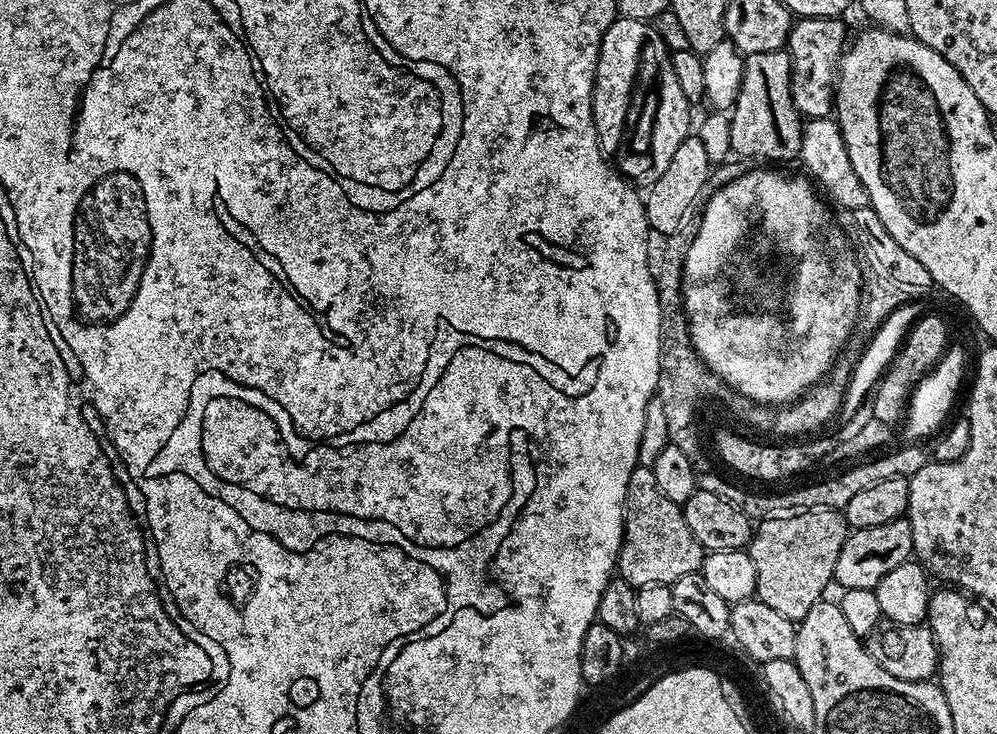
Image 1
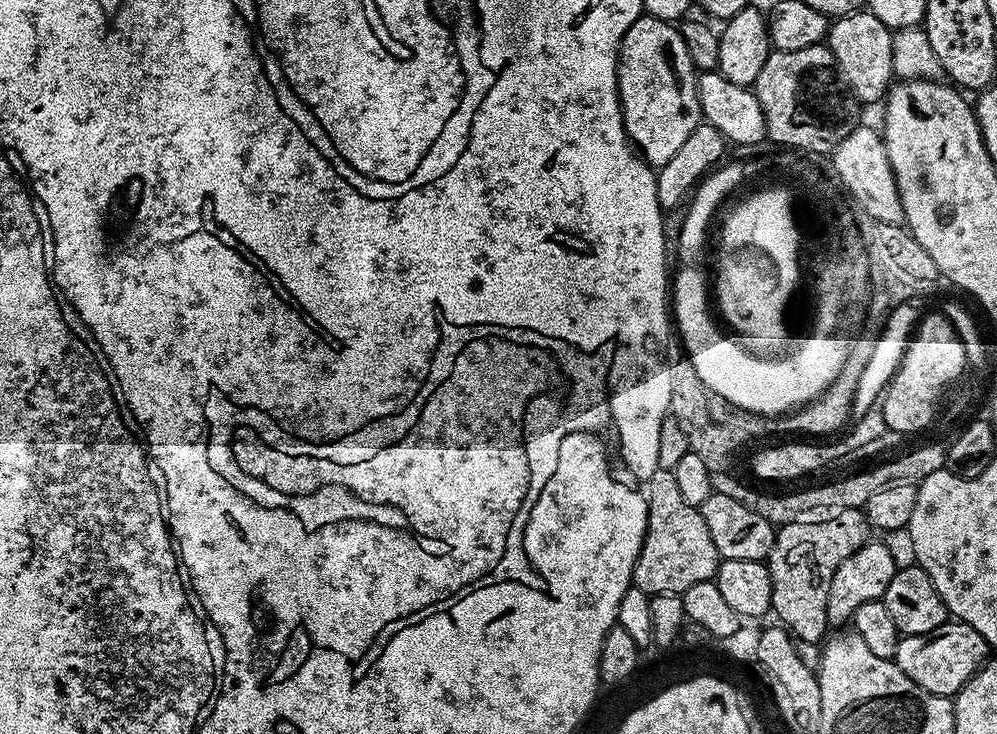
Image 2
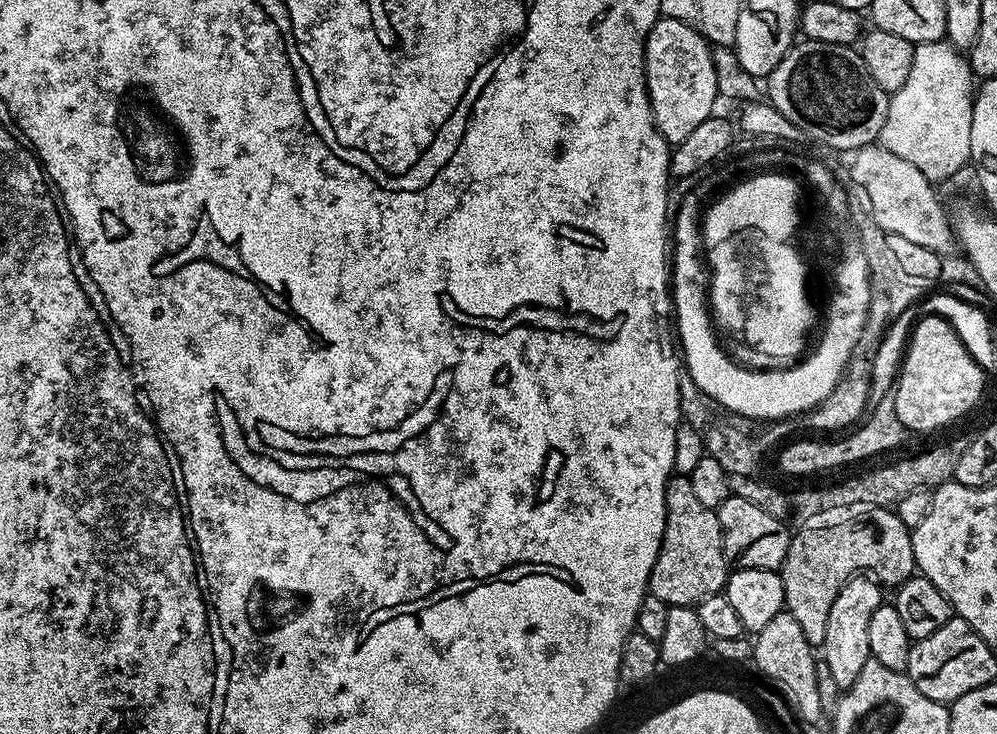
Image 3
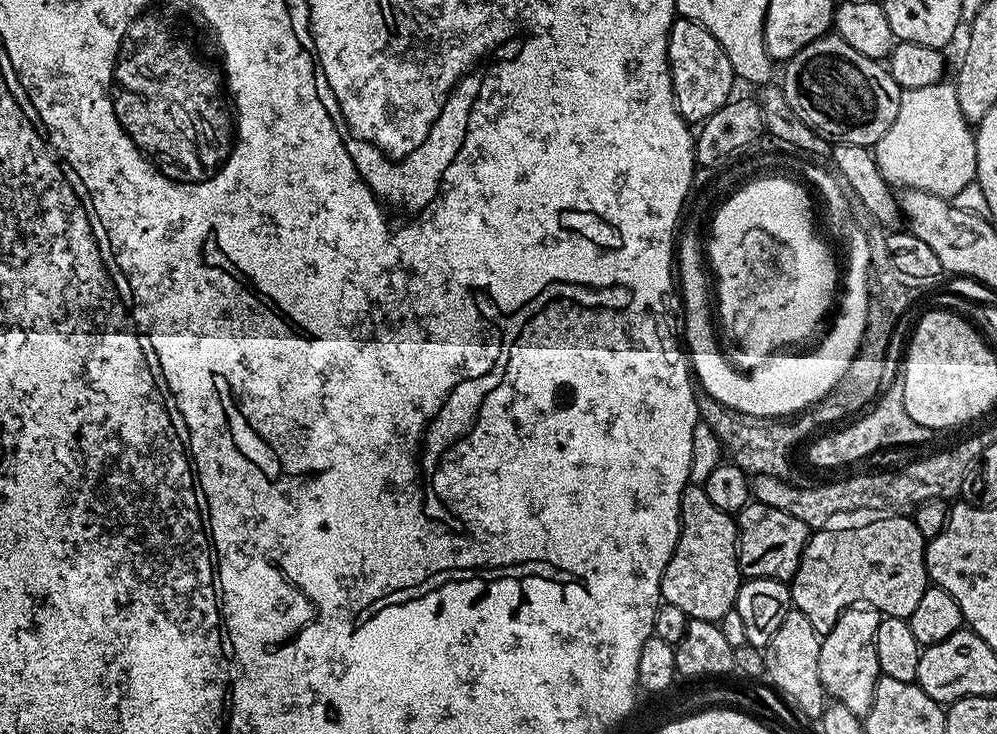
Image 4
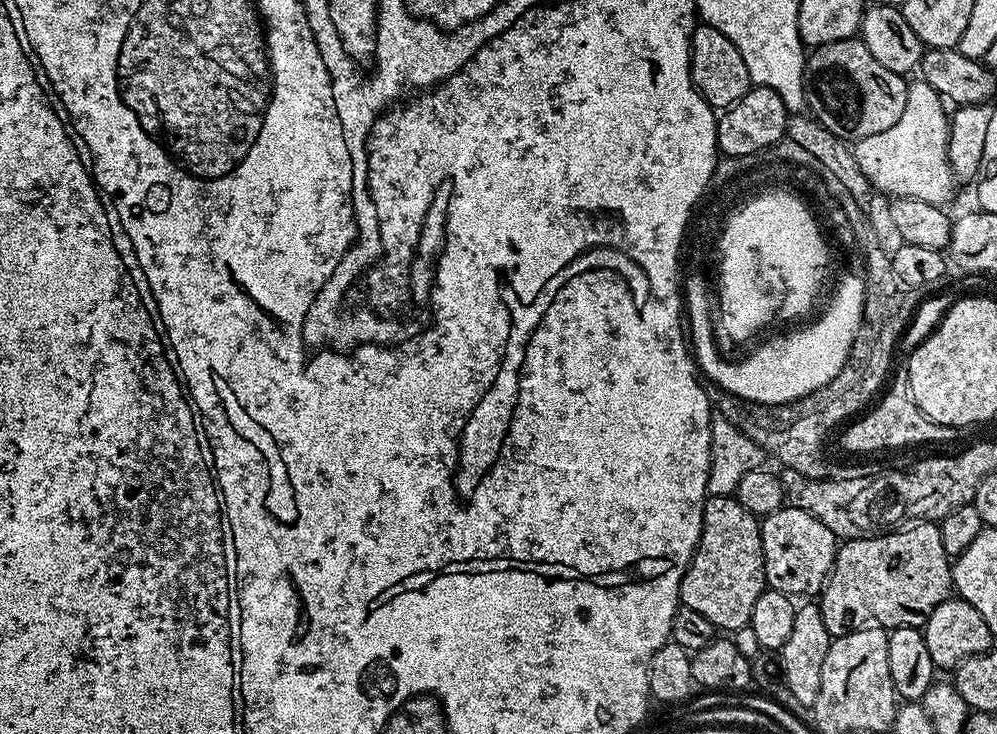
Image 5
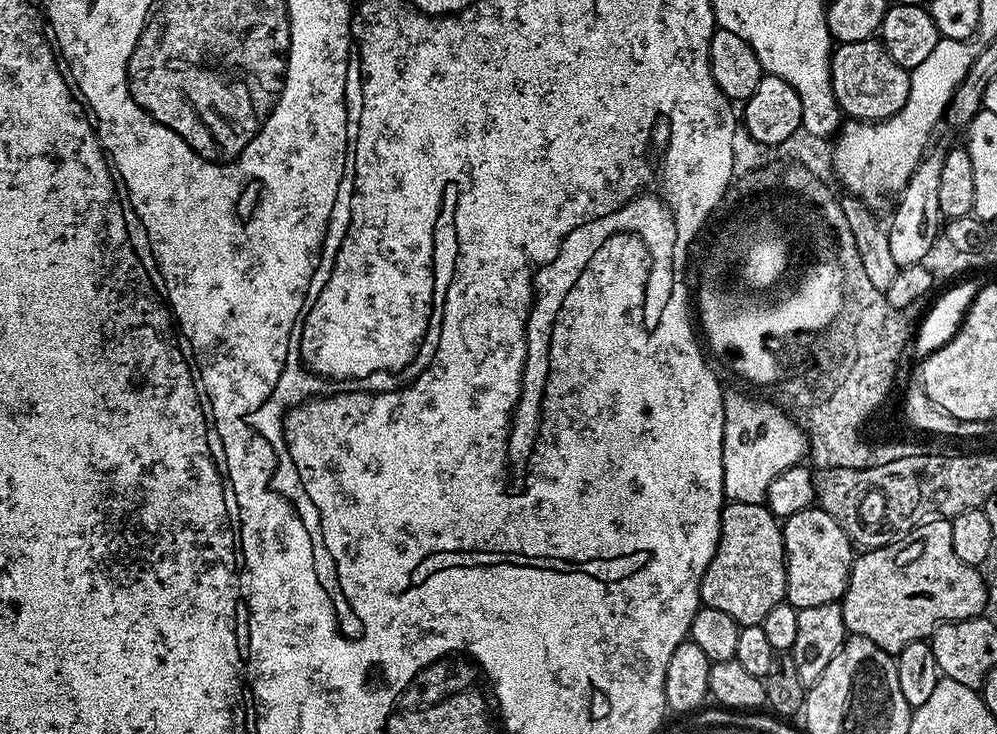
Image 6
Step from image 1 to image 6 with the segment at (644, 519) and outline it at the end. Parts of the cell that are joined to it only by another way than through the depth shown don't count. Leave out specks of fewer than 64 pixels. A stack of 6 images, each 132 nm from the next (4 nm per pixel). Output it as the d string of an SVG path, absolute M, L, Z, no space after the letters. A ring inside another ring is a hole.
M725 503L720 512L720 537L700 583L701 605L723 610L742 626L763 624L774 606L785 603L786 562L784 561L784 529L767 503Z

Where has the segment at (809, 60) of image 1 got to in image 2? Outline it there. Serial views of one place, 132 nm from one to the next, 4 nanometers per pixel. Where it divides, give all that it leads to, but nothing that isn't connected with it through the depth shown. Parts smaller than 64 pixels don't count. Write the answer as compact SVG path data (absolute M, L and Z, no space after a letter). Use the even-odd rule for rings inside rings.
M857 10L831 21L826 37L826 47L836 59L836 67L843 83L852 87L852 92L860 100L872 104L883 101L893 83L894 42L893 29L887 28L870 11Z

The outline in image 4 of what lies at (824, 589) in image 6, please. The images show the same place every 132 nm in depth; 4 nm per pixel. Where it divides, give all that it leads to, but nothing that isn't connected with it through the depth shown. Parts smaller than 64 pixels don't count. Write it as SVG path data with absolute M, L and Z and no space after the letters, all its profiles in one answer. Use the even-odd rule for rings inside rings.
M749 502L742 511L735 513L734 519L741 577L791 581L800 566L804 547L808 545L810 530L806 522L794 518L794 514L786 514L786 510L774 510L770 506L755 502Z

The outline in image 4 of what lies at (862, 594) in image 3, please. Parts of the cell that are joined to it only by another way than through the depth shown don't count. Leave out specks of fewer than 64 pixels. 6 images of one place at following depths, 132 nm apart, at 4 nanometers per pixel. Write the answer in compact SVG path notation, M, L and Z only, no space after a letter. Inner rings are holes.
M853 606L841 614L834 630L823 633L818 654L818 674L825 693L835 703L846 706L858 717L863 717L874 702L876 683L882 675L878 666L876 635L882 619L877 608Z

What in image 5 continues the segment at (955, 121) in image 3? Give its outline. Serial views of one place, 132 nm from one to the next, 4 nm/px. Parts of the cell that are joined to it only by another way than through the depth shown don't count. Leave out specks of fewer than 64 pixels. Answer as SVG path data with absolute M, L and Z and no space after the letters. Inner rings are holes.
M919 78L908 85L906 94L906 110L902 110L902 118L890 126L890 130L882 130L882 134L870 134L870 138L862 141L864 156L862 165L864 174L877 193L888 194L890 198L914 198L931 203L934 206L946 206L953 194L955 181L952 179L952 167L948 161L948 122L949 113L944 113L945 101L935 90Z

